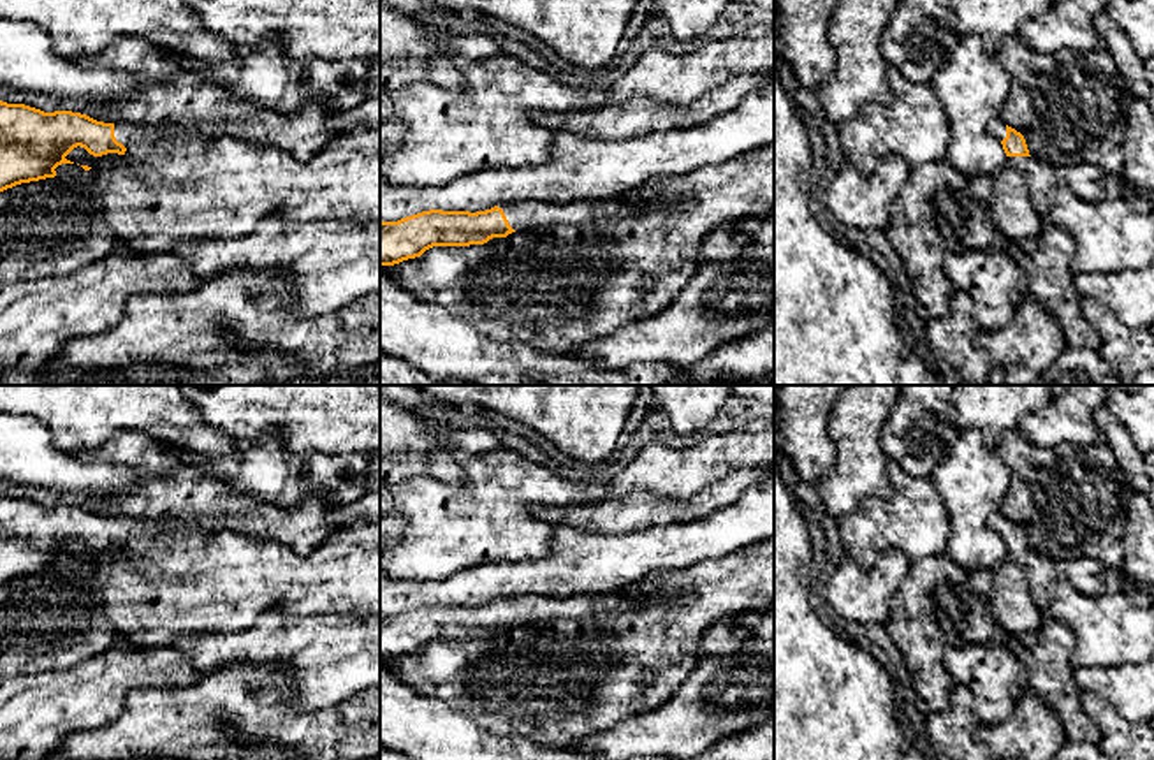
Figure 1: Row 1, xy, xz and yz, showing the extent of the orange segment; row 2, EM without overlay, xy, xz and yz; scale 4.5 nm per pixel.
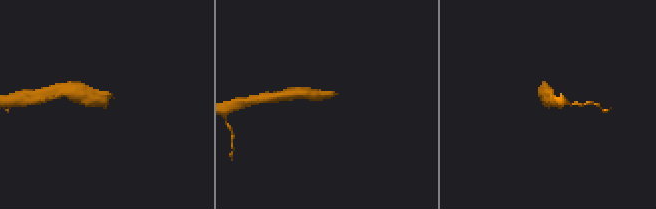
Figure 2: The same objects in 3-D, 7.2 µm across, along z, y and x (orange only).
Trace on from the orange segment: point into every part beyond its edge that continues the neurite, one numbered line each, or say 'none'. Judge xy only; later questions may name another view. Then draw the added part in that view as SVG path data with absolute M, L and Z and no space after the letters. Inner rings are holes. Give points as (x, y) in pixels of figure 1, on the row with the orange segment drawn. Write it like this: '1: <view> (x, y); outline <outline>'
1: xy (171, 185); outline M114 123L114 137L127 151L111 167L91 167L86 188L99 197L111 236L134 252L158 253L176 243L250 234L260 220L276 213L301 222L322 218L380 222L380 125L343 130L304 162L274 146L257 146L232 135L204 139L181 127Z

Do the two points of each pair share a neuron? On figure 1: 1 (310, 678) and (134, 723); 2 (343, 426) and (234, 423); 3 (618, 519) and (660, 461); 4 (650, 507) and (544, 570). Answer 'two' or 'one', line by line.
1: two
2: one
3: two
4: two

